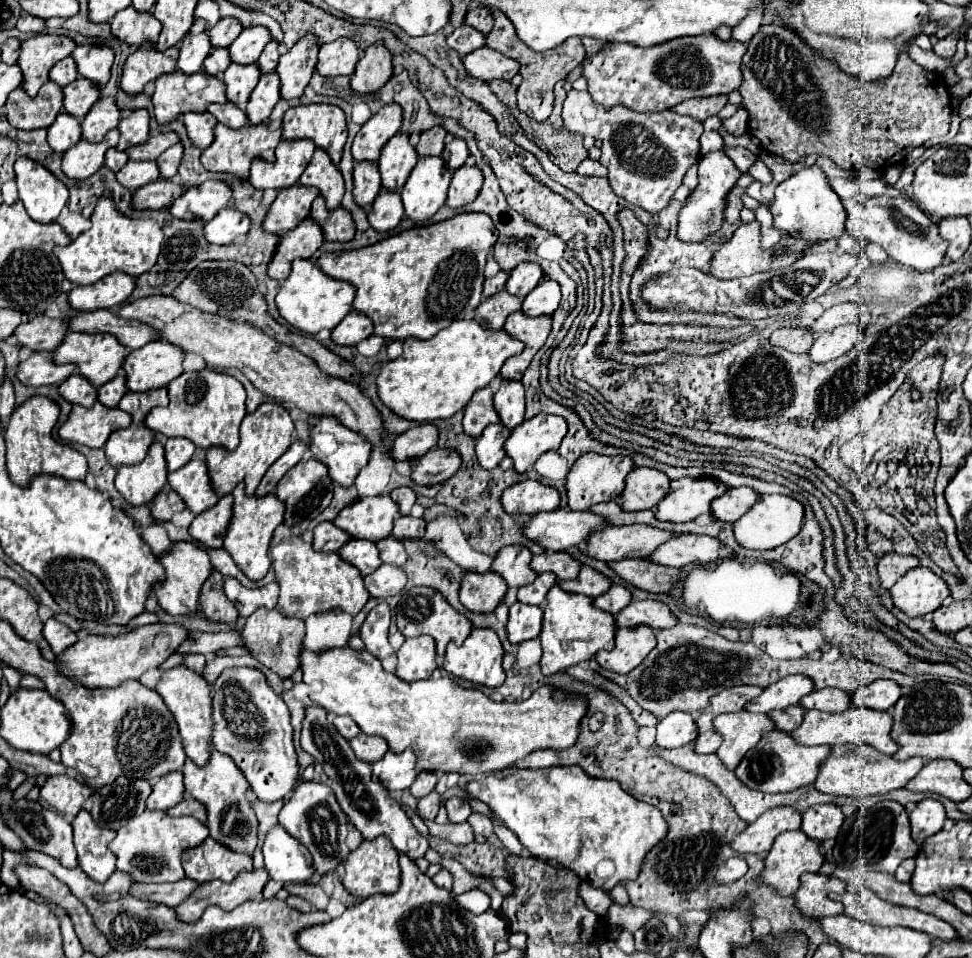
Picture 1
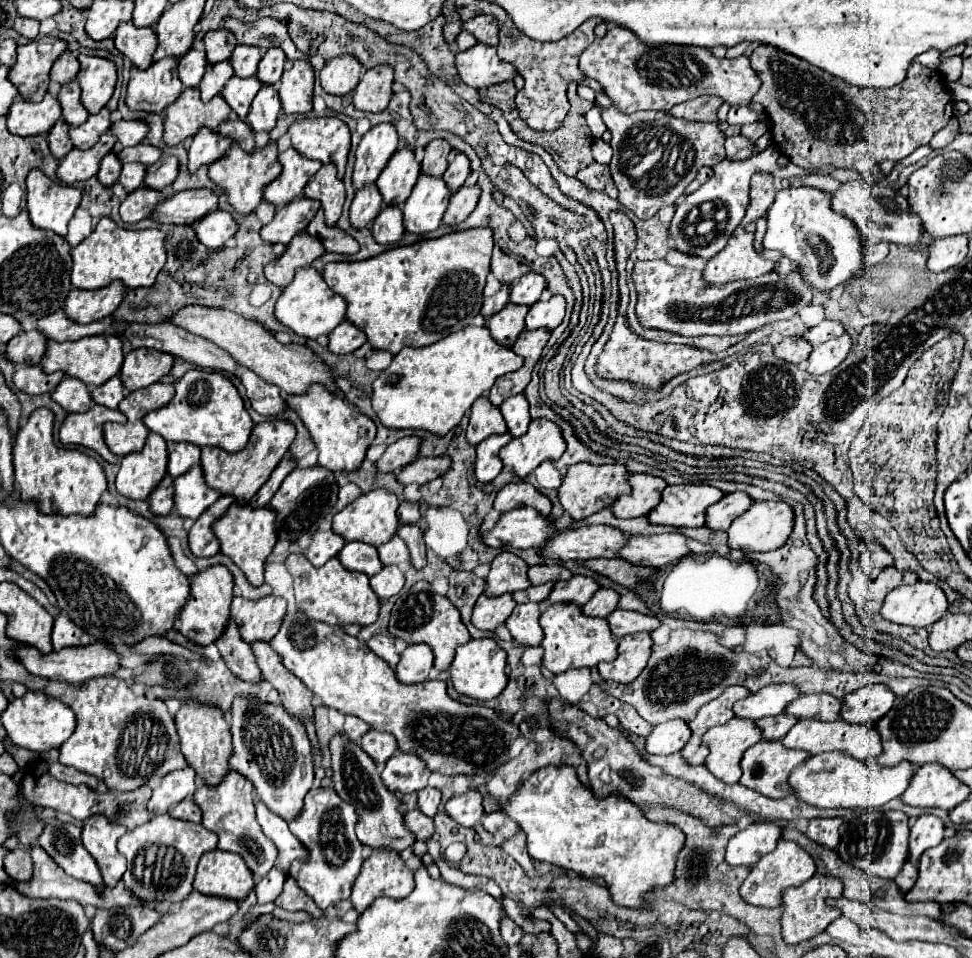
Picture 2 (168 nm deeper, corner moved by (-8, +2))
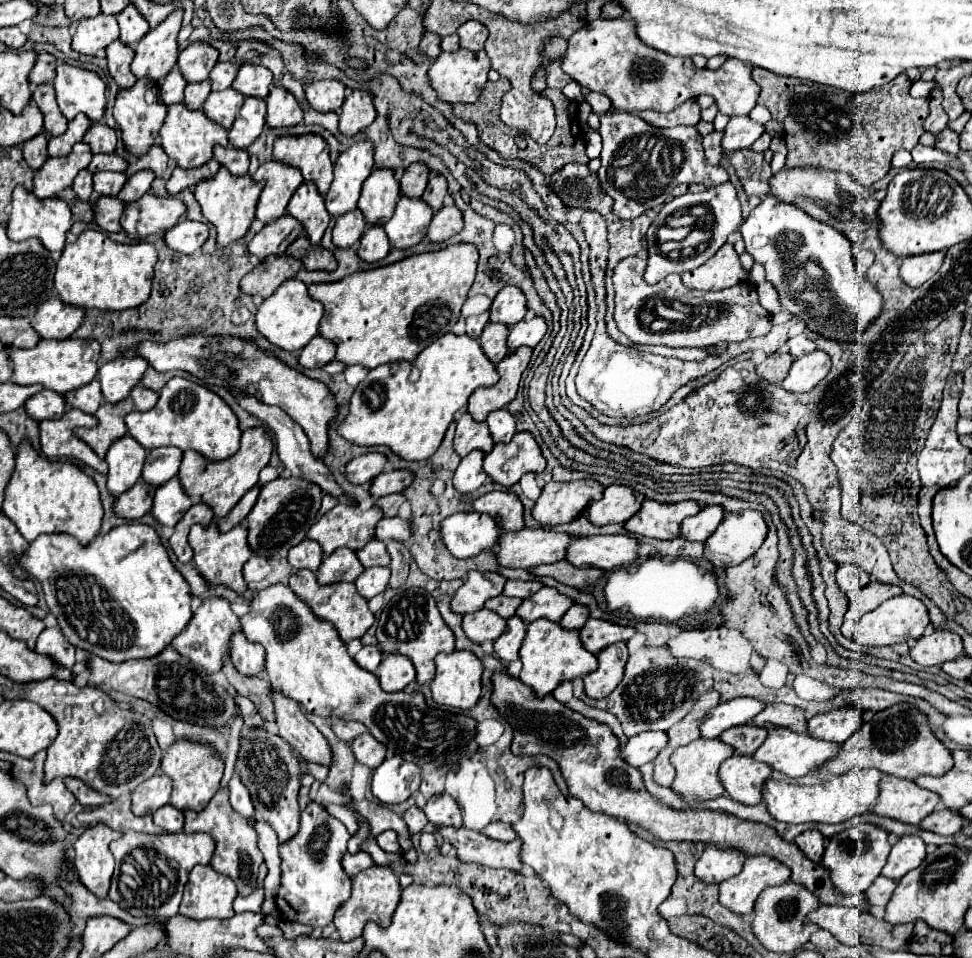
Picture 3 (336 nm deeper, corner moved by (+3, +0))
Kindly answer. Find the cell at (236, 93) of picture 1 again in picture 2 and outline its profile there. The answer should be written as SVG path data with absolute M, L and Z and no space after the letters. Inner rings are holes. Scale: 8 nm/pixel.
M231 77L223 87L223 99L231 105L237 117L245 117L249 113L249 105L257 91L261 89L261 81L257 77Z

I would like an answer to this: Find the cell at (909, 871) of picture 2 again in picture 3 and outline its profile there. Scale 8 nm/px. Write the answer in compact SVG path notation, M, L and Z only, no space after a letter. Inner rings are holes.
M878 877L872 887L866 891L866 903L870 907L886 907L886 903L890 901L892 893L896 889L896 881L892 879L886 879L886 877Z

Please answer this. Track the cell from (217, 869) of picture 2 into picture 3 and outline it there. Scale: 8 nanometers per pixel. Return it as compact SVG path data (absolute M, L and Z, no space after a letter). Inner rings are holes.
M196 865L190 871L180 915L190 919L230 919L234 915L232 903L236 899L236 885L226 875L216 873L210 865Z

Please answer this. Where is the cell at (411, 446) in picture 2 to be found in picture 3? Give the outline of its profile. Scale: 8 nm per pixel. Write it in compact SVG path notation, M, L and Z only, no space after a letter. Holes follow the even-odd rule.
M366 453L360 457L354 457L346 465L346 479L354 485L372 481L378 473L382 473L386 463L386 457L382 453Z

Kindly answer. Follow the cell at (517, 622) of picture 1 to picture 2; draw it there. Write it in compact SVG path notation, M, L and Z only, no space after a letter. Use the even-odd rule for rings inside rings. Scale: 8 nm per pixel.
M537 603L517 605L509 619L505 621L507 629L511 631L513 639L519 645L539 645L543 641L543 631L539 625L541 609Z

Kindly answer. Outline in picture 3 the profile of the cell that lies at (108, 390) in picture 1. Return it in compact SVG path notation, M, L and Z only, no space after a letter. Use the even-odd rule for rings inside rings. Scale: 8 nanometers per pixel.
M94 379L92 383L76 389L76 391L70 391L70 393L64 393L64 399L70 407L74 409L80 409L80 411L86 411L86 413L96 413L96 409L102 405L102 393L100 393L100 383L98 379Z

